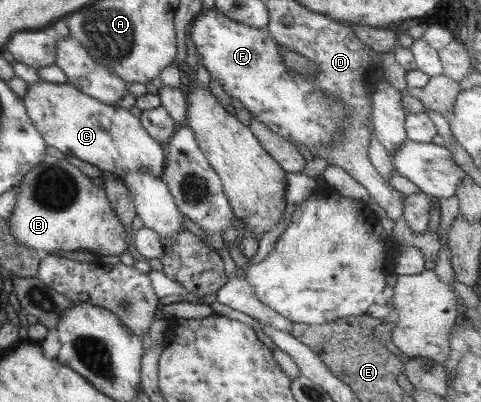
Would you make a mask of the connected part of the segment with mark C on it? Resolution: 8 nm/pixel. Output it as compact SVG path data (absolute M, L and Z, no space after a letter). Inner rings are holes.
M38 80L28 85L24 97L22 97L26 111L32 123L44 137L44 141L50 147L56 147L65 156L71 155L96 165L98 169L110 171L124 177L127 173L149 173L158 177L163 172L166 163L166 150L162 143L158 143L142 127L141 121L130 110L106 105L93 97L82 93L77 87L67 83L52 83L46 80Z

